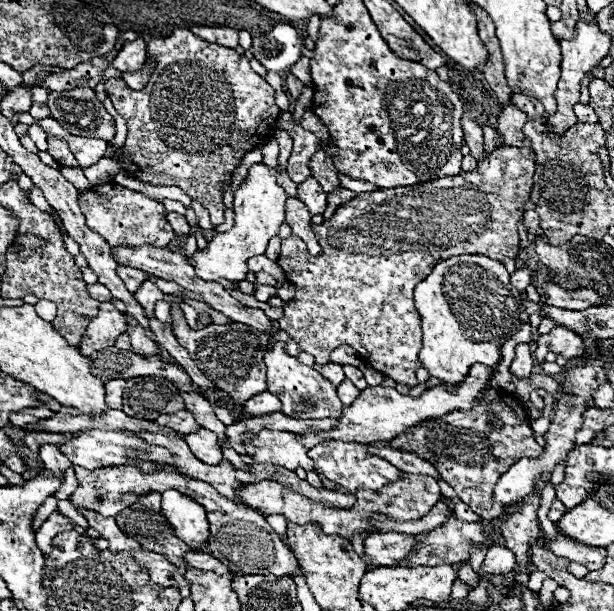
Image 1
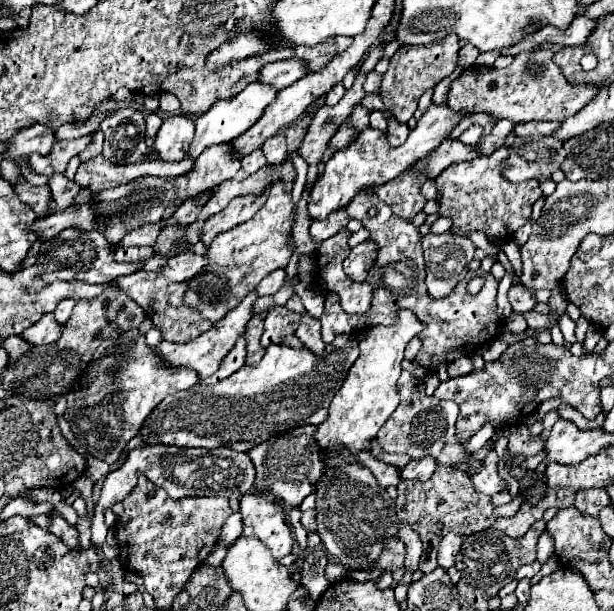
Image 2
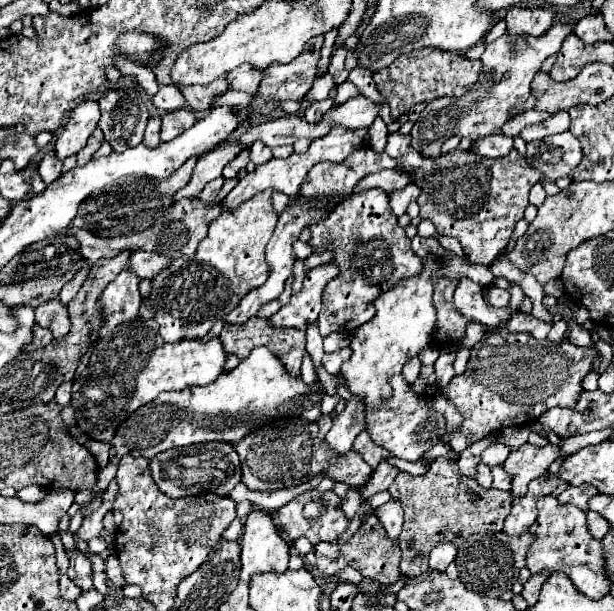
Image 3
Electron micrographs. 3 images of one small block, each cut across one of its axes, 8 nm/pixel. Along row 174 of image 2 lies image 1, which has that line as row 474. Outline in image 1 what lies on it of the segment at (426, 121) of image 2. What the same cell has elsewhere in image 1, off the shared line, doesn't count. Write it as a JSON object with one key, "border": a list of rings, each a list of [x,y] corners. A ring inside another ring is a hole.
{"border":[[[328,440],[328,442],[322,442],[318,444],[316,448],[308,450],[308,456],[314,460],[314,472],[318,474],[324,474],[328,480],[344,486],[348,492],[356,494],[356,490],[360,486],[366,486],[366,488],[372,488],[372,490],[378,490],[382,488],[384,484],[388,484],[390,480],[398,480],[400,476],[400,470],[394,468],[390,462],[386,462],[384,458],[378,458],[378,456],[370,456],[366,452],[366,446],[364,444],[358,444],[358,442],[342,442],[342,440]]]}

